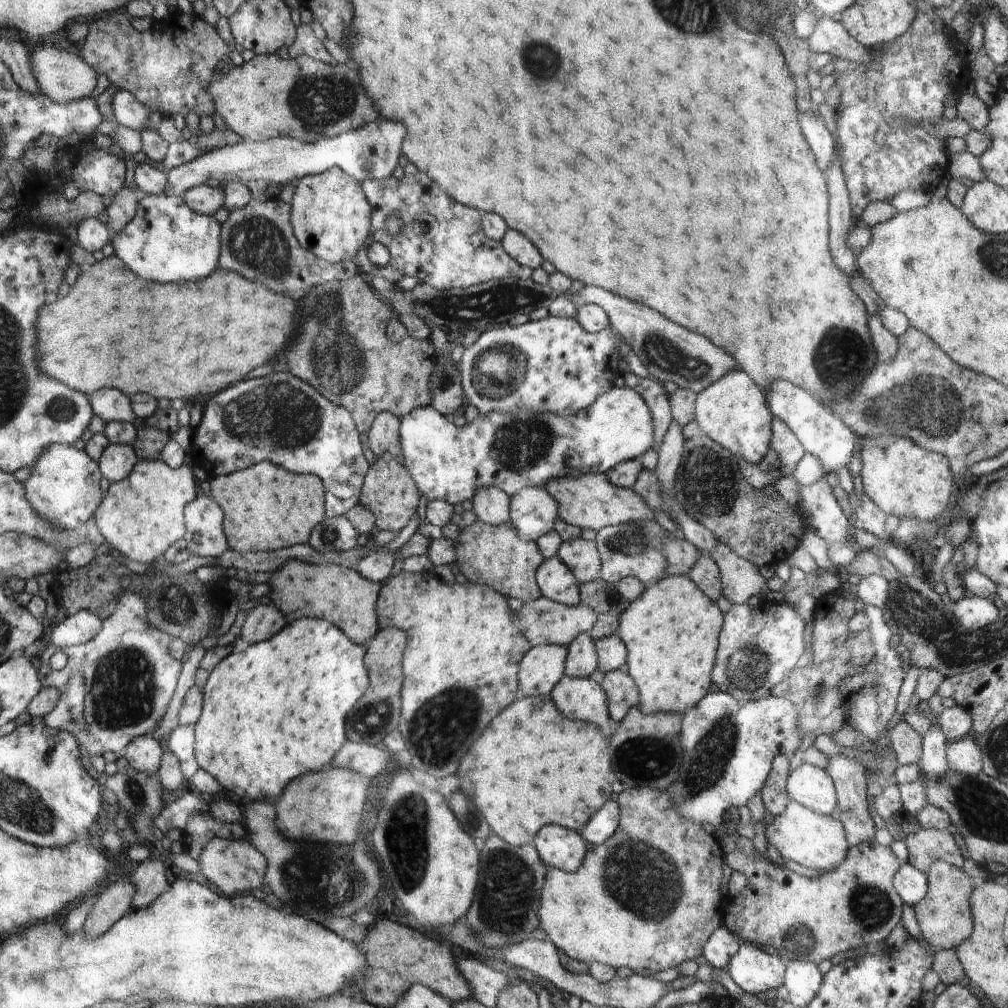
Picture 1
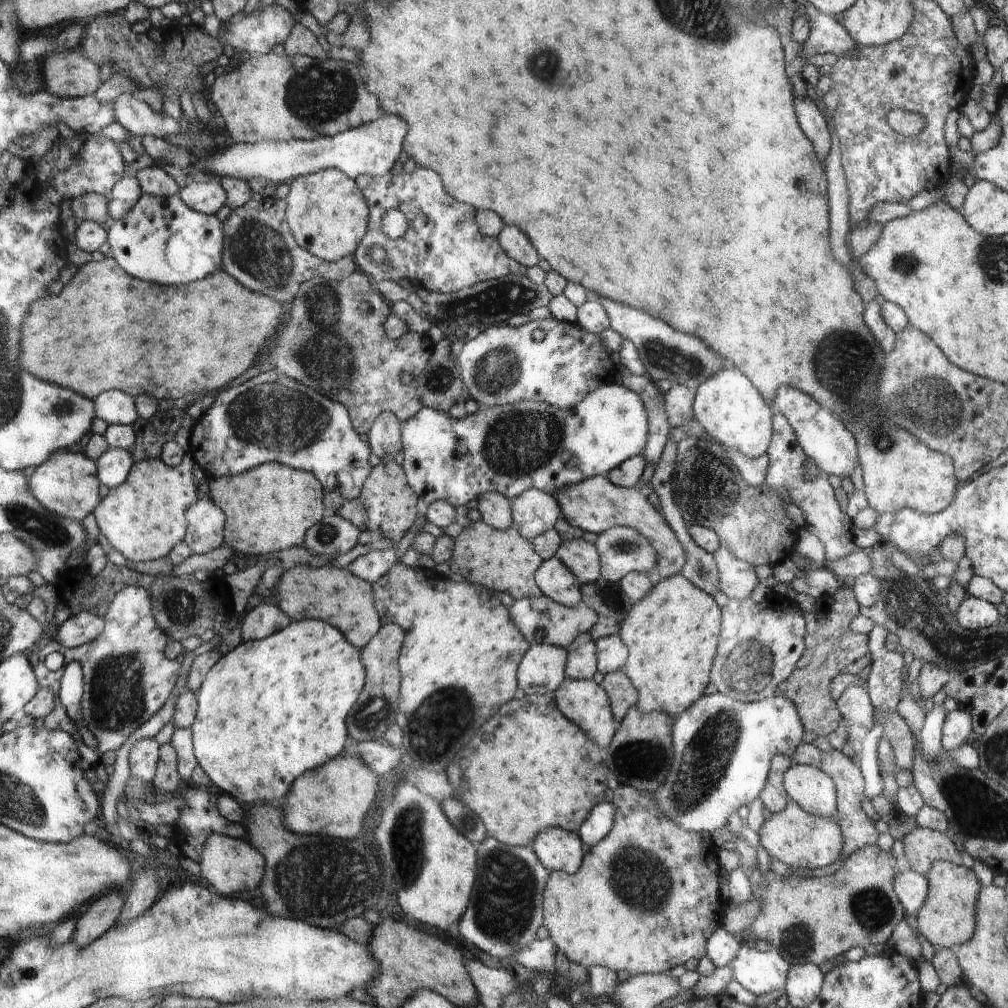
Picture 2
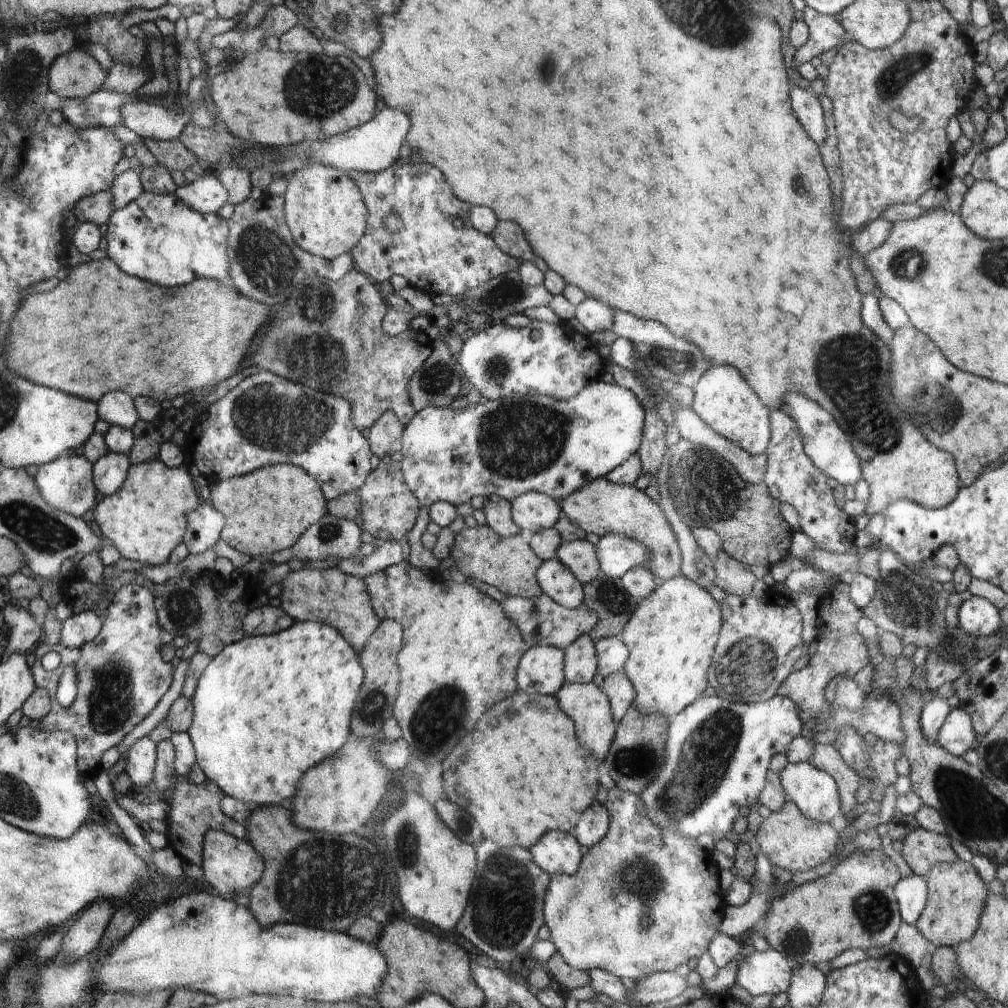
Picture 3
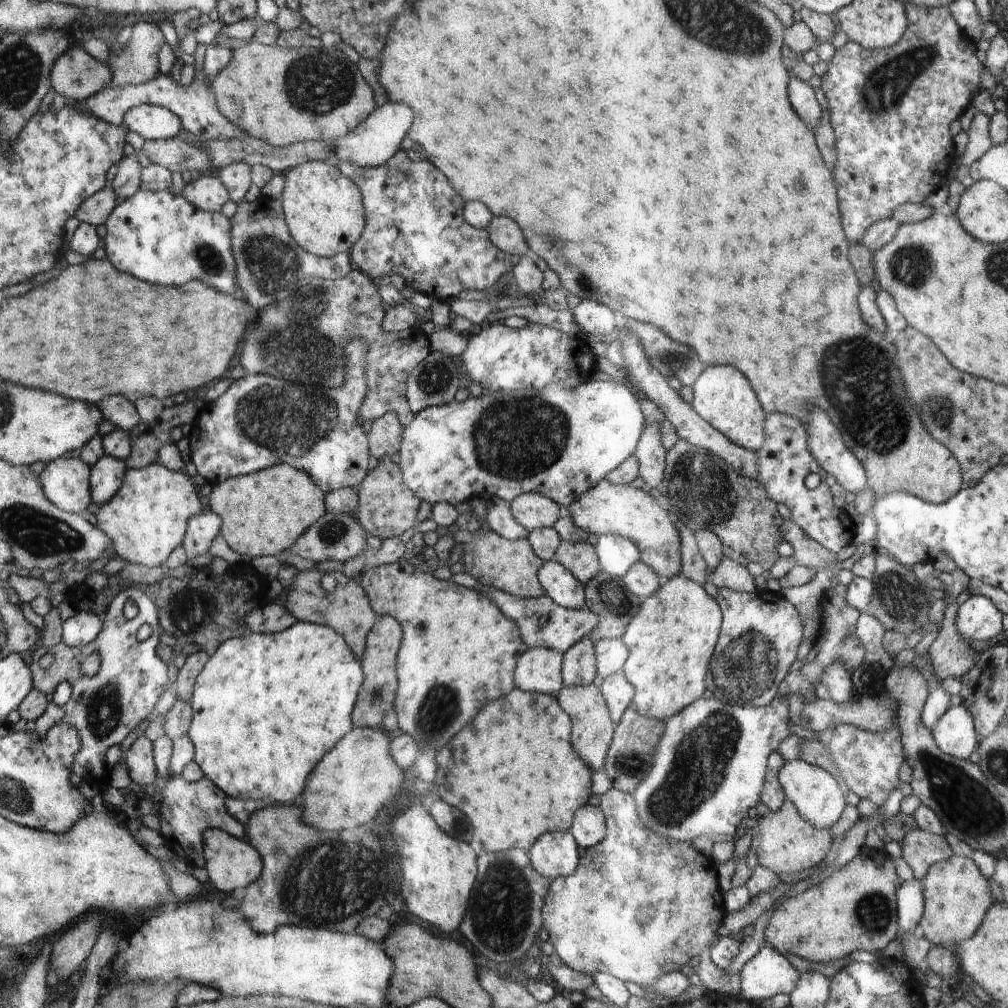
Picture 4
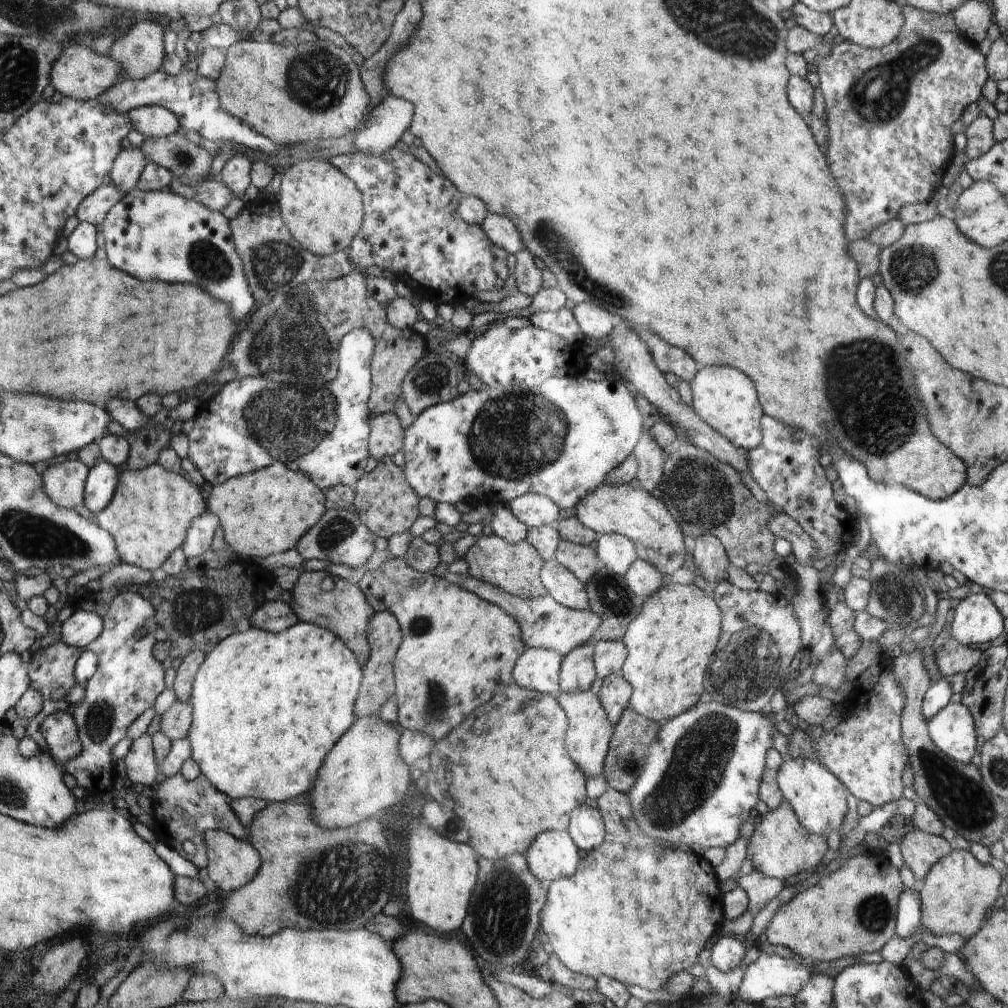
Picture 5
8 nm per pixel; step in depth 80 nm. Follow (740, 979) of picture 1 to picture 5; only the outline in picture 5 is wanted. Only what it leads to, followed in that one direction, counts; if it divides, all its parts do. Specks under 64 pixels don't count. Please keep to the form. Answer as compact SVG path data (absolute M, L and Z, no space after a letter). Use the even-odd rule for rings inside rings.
M761 953L755 962L746 967L738 990L739 997L753 1003L762 1003L768 997L772 998L780 995L795 997L810 977L808 965L810 965L810 962L806 962L804 959L801 959L801 961L786 960L780 955Z

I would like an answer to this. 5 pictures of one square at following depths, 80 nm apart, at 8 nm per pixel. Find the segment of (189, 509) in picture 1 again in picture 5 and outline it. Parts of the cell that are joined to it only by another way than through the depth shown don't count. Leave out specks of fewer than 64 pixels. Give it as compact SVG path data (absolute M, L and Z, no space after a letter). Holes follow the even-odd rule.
M210 510L206 514L201 514L200 518L192 519L181 546L187 558L202 556L210 548L214 532L218 532L216 528L221 521L218 517Z

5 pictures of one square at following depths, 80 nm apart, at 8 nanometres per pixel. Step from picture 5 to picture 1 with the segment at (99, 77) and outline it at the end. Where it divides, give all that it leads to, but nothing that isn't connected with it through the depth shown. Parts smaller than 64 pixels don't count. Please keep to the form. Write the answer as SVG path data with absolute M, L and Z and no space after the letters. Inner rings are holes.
M40 47L40 52L36 52L32 60L33 69L38 74L37 80L41 85L42 92L48 94L54 102L66 104L66 102L90 97L97 86L97 73L94 68L84 62L78 52Z

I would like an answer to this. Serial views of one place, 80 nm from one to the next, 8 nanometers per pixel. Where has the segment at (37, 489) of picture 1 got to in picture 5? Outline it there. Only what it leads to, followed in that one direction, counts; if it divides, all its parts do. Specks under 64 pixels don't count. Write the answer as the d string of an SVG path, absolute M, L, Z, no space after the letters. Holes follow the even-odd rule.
M80 459L53 461L44 473L47 493L62 508L82 506L88 476L90 467Z

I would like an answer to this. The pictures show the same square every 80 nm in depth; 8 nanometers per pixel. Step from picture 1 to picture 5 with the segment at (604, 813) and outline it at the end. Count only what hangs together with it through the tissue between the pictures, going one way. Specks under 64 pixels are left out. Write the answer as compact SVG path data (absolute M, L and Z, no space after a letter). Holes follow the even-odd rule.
M589 805L579 806L571 814L570 828L567 830L576 844L585 852L604 842L606 831L601 812Z

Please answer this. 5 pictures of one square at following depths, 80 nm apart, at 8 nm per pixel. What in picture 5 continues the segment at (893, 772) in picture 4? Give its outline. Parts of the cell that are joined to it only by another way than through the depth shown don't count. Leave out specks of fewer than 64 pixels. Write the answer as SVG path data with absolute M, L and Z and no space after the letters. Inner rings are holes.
M864 641L863 648L848 659L845 668L845 679L852 684L852 691L847 701L851 704L850 710L842 712L843 722L831 732L823 731L822 726L810 726L809 734L813 740L813 751L818 763L827 767L835 774L844 786L852 791L858 800L867 800L872 806L884 806L890 801L897 801L903 796L902 773L910 766L910 755L907 753L906 744L903 742L902 716L906 704L906 694L902 687L895 681L892 674L893 660L881 650L876 643Z

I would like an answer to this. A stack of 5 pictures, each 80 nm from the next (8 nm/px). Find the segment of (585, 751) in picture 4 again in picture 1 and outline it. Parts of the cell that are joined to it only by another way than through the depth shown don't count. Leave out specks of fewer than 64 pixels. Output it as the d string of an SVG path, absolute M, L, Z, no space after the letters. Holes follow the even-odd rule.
M564 676L550 693L559 710L564 710L568 718L580 718L582 722L592 722L602 733L610 737L608 720L610 704L607 693L591 678Z

